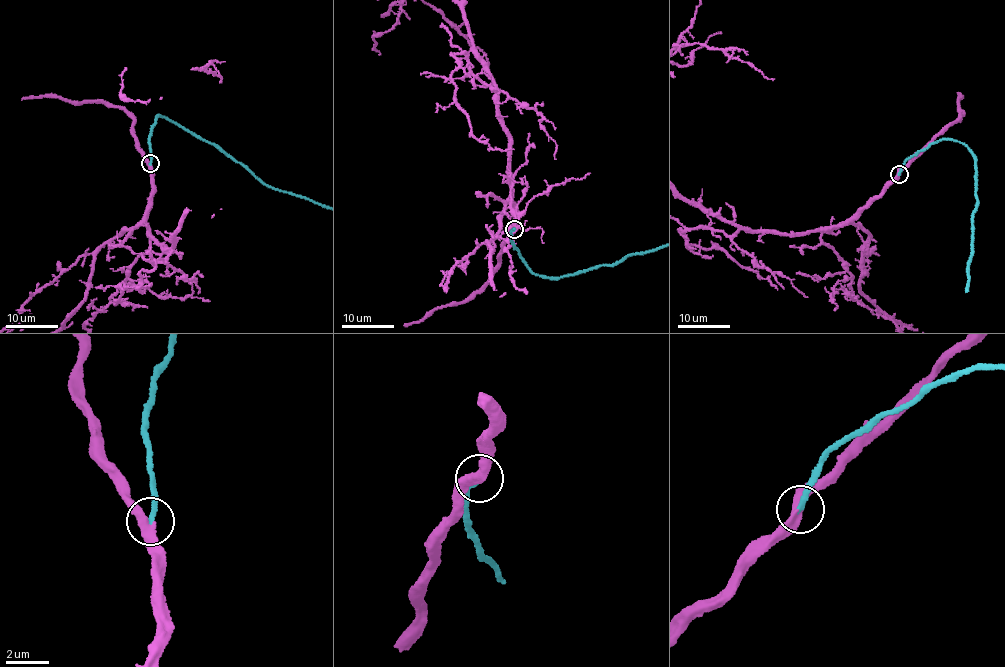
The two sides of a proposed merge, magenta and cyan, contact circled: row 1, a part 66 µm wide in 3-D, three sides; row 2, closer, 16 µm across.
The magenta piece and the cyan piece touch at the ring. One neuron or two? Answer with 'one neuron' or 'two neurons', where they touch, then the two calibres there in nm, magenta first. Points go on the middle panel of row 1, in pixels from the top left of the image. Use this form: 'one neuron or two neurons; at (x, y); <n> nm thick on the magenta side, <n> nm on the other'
one neuron; at (514, 229); 440 nm thick on the magenta side, 260 nm on the other

